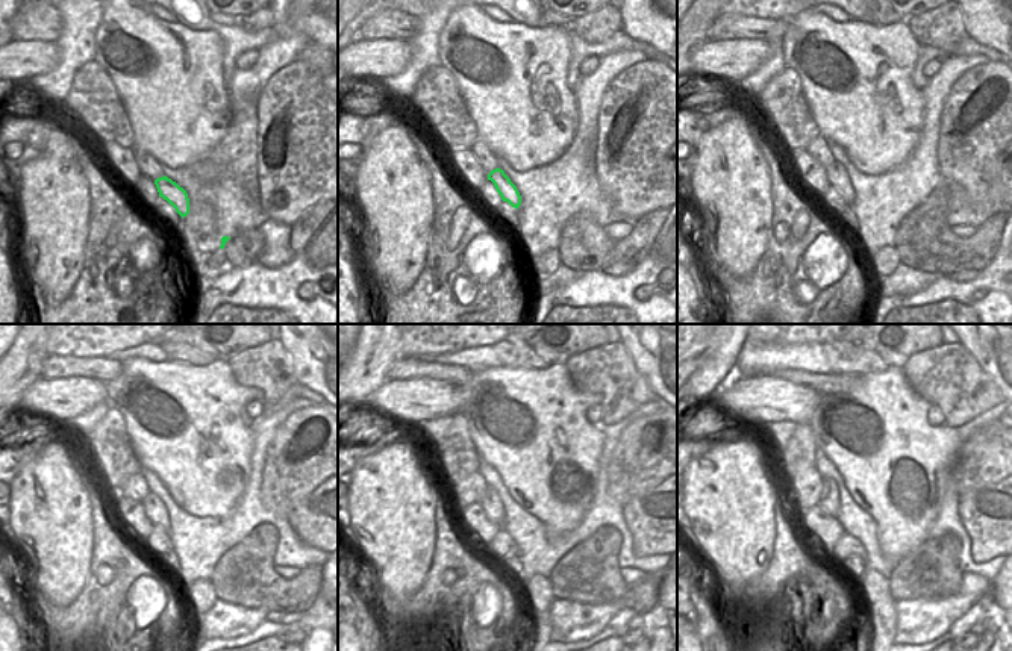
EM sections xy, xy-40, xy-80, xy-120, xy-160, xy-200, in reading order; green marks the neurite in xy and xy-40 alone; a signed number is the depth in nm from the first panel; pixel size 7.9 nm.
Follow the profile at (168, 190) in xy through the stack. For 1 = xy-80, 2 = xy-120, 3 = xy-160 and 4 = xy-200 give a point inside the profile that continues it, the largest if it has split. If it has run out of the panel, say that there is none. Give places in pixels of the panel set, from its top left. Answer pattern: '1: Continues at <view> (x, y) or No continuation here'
1: Continues at xy-80 (837, 174)
2: Continues at xy-120 (155, 509)
3: Continues at xy-160 (491, 503)
4: Continues at xy-200 (829, 500).

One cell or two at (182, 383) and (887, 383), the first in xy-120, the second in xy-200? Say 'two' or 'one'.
one

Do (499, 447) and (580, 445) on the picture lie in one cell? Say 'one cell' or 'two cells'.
one cell

